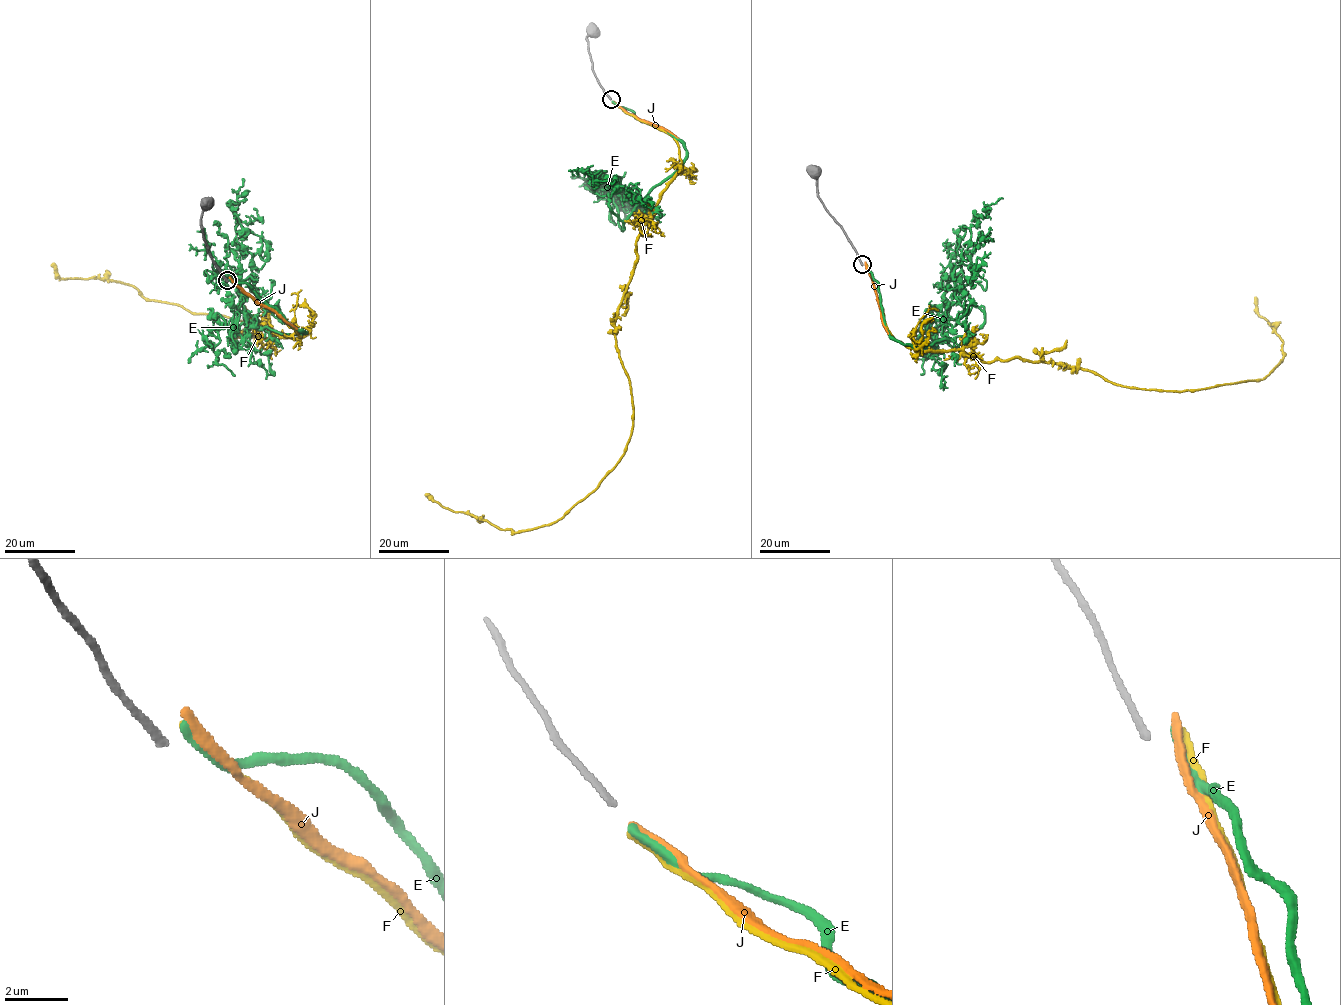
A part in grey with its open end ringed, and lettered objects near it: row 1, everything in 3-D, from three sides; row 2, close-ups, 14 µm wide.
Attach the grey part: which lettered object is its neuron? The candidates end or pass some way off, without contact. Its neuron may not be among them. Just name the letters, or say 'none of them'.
E

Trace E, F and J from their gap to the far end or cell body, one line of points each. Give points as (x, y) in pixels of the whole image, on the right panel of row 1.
E: (865, 264), (894, 340), (971, 334), (985, 314), (955, 277), (976, 247), (973, 214), (1002, 199)
F: (865, 264), (886, 328), (908, 347), (1064, 364), (1126, 387), (1262, 379), (1283, 343), (1255, 297)
J: (865, 264), (888, 335)

